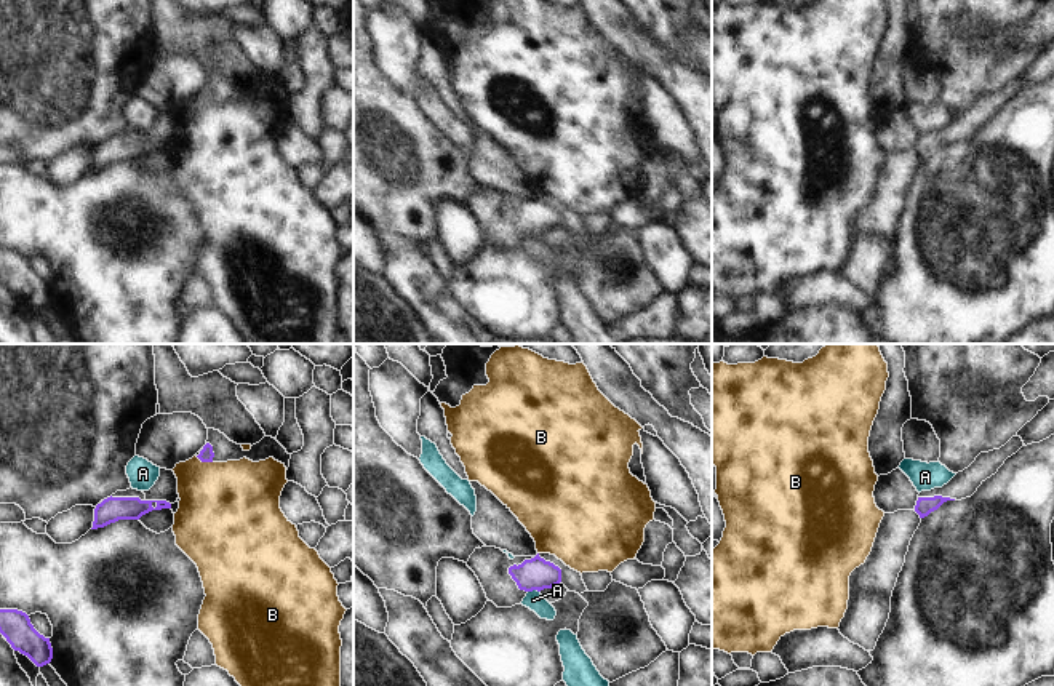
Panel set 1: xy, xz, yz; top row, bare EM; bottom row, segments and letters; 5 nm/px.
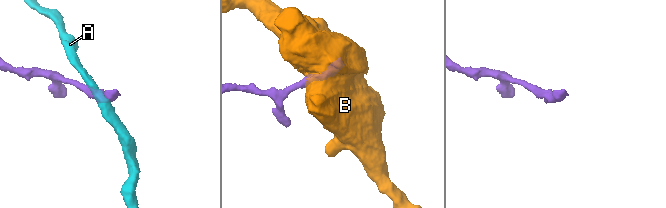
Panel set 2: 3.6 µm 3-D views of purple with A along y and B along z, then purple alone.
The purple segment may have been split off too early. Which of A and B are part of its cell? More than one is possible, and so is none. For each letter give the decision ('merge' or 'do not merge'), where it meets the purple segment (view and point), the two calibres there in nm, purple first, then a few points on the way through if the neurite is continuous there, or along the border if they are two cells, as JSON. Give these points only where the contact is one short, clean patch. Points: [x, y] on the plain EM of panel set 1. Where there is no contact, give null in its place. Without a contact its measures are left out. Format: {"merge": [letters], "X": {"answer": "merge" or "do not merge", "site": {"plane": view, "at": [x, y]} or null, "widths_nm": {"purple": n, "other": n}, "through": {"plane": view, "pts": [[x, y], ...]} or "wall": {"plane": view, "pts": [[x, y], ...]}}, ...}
{"merge": [], "A": {"answer": "do not merge", "site": {"plane": "xz", "at": [533, 231]}, "widths_nm": {"purple": 160, "other": 90}, "wall": {"plane": "xz", "pts": [[539, 232], [528, 234]]}}, "B": {"answer": "do not merge", "site": {"plane": "xy", "at": [203, 103]}, "widths_nm": {"purple": 70, "other": 440}, "wall": {"plane": "xy", "pts": [[195, 98], [211, 104]]}}}

